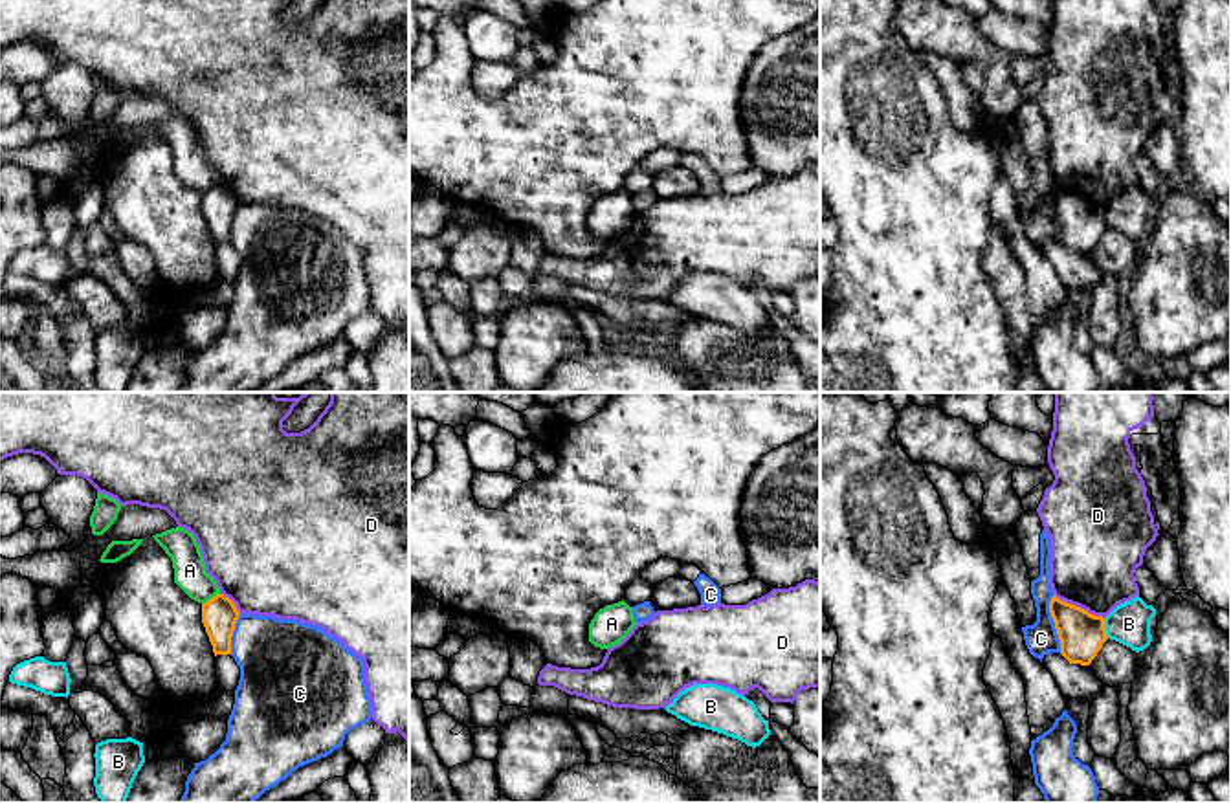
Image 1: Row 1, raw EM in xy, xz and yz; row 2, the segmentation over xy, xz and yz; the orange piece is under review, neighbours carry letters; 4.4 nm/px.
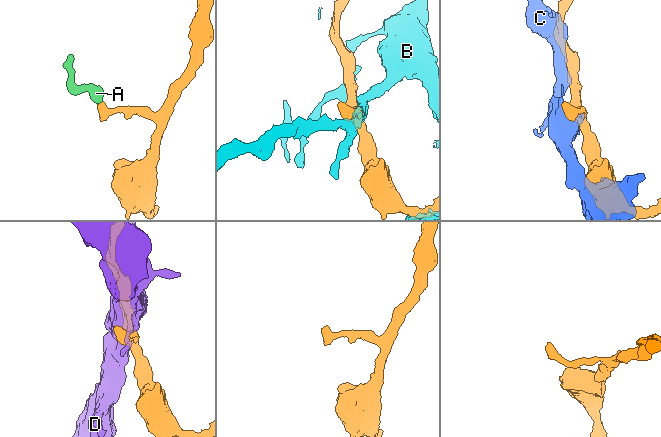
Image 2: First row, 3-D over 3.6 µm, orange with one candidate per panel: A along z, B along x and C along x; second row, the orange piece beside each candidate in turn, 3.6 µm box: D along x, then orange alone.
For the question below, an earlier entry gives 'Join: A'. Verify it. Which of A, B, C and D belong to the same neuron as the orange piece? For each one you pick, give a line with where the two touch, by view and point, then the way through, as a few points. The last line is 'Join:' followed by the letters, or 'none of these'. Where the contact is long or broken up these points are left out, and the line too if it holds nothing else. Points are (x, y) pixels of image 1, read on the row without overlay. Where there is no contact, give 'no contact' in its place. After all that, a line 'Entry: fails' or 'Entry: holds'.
Join: none of these
Entry: fails

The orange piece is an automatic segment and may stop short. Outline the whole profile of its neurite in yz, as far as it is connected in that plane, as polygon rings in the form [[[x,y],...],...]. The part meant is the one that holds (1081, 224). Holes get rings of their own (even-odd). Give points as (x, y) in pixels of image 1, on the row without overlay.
[[[1057,185],[1049,191],[1049,202],[1060,229],[1060,244],[1070,253],[1090,255],[1108,229],[1104,207],[1093,205]]]

